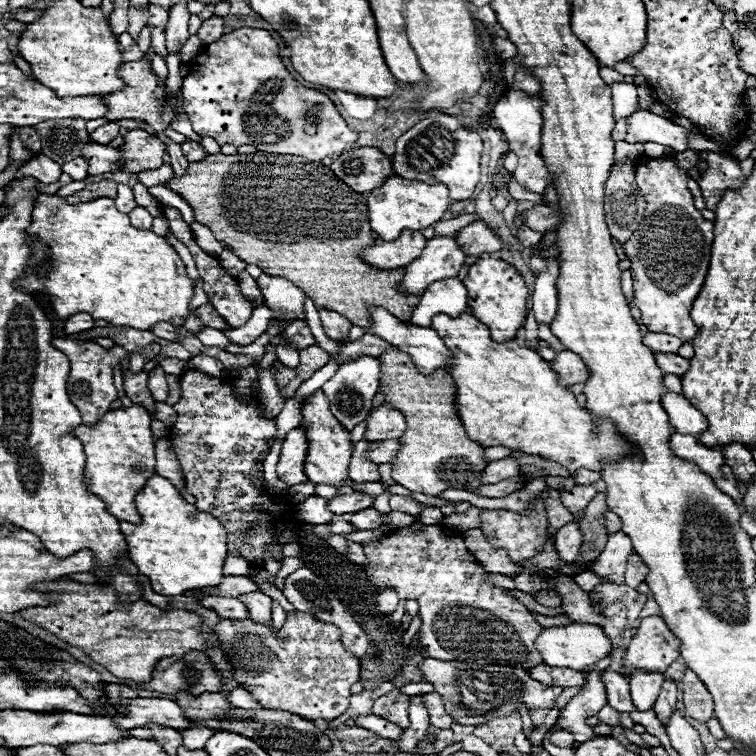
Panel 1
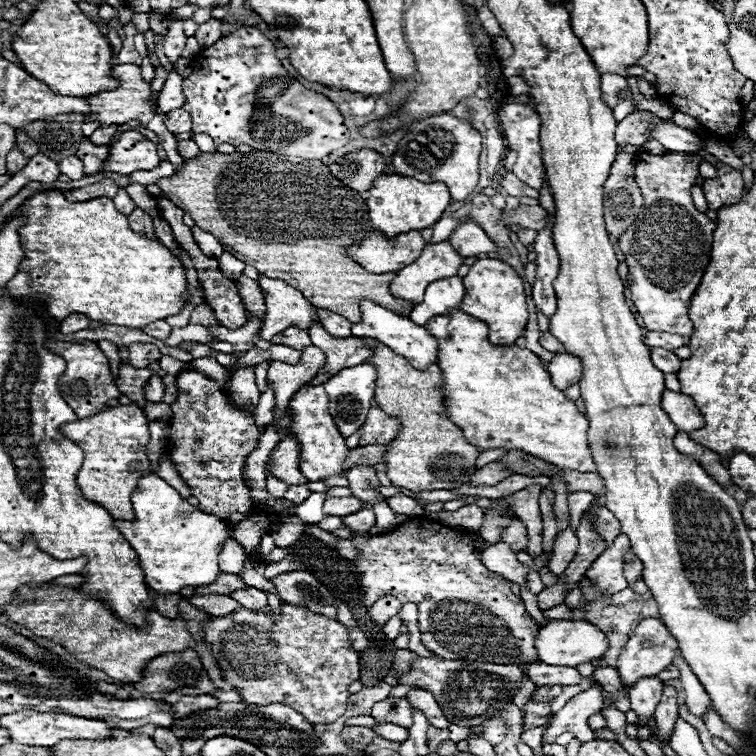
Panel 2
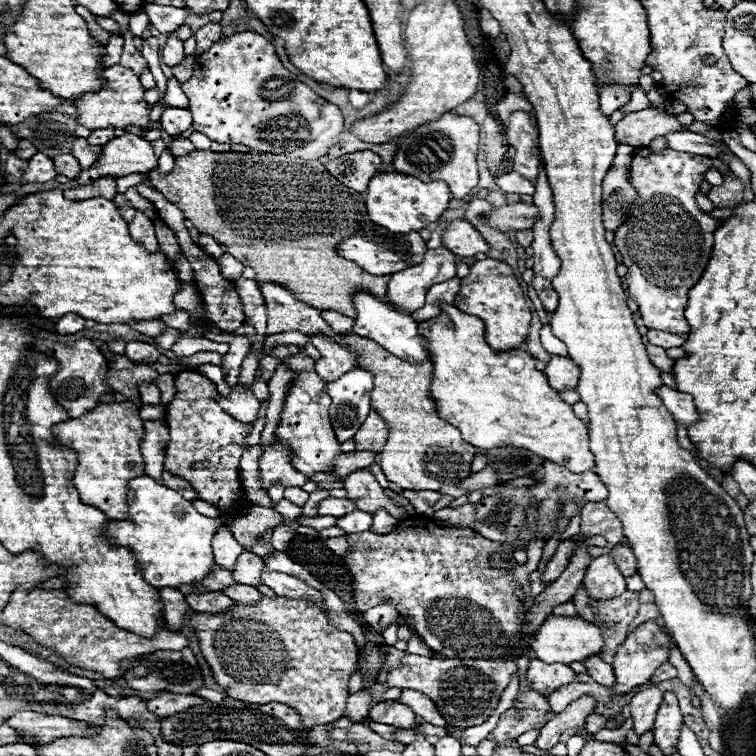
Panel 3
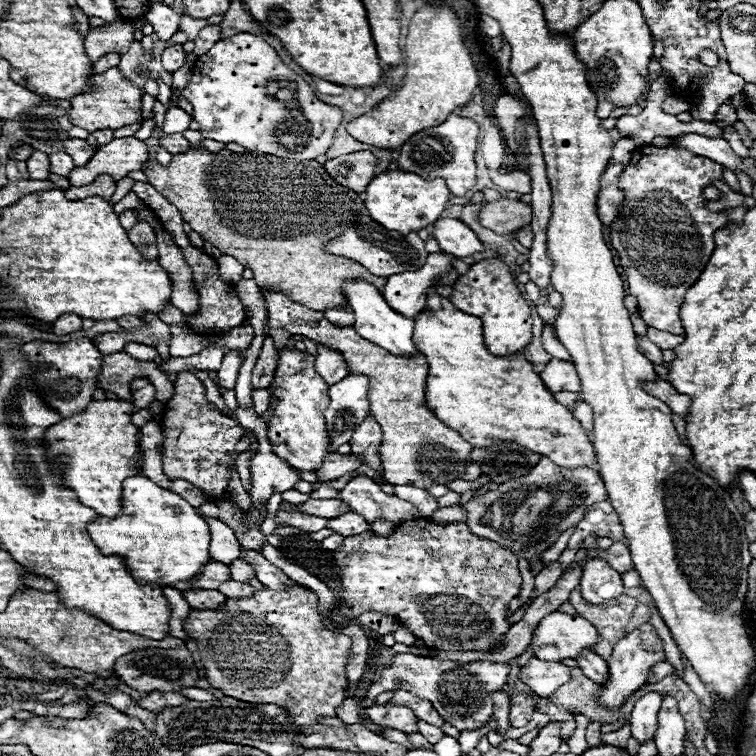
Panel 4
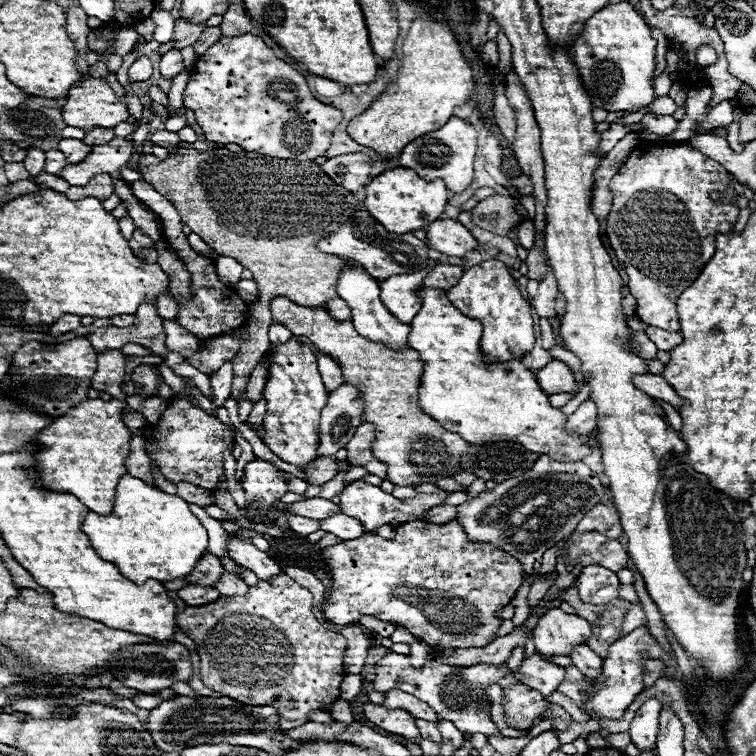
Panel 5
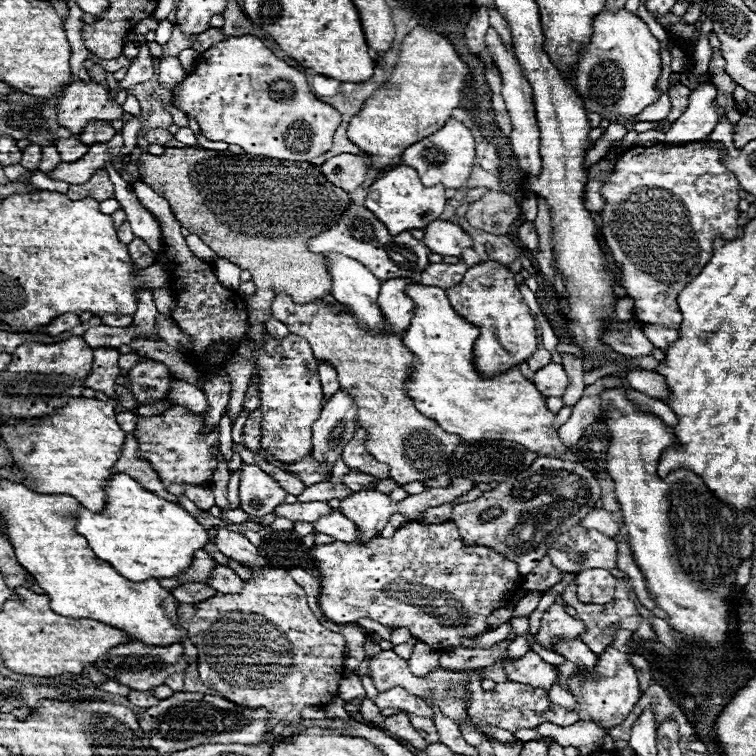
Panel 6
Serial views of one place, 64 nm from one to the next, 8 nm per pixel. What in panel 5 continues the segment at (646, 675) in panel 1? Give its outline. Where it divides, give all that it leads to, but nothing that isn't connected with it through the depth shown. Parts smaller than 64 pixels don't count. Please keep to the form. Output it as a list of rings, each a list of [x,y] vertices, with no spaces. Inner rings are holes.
[[[648,698],[638,710],[630,724],[630,738],[640,750],[648,750],[656,746],[658,734],[658,714],[662,704],[656,698]]]

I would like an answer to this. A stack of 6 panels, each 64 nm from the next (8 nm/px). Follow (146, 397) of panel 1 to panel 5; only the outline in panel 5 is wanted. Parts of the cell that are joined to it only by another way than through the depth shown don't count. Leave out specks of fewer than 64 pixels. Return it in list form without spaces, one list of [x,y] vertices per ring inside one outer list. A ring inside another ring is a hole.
[[[118,350],[100,352],[98,354],[98,370],[92,376],[92,388],[112,394],[118,400],[124,400],[126,394],[122,390],[126,378],[126,356]]]

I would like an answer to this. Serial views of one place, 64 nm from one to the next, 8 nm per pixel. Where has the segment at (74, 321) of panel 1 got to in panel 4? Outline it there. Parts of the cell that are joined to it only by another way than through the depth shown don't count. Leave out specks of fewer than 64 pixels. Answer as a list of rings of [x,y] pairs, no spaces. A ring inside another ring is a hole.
[[[64,314],[54,322],[54,334],[58,334],[58,336],[76,332],[80,328],[82,328],[82,318],[76,314]]]

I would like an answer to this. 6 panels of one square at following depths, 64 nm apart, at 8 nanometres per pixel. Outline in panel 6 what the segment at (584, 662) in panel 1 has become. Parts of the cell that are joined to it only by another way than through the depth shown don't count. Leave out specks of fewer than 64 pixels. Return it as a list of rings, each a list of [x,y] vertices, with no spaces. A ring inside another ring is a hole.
[[[552,604],[542,616],[540,630],[536,632],[536,642],[546,650],[554,650],[556,640],[576,640],[582,634],[584,622],[566,614],[560,604]]]

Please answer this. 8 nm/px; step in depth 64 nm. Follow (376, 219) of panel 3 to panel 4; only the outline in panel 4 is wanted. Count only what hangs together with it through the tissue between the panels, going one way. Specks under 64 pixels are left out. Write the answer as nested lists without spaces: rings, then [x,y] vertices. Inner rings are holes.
[[[388,170],[374,176],[374,180],[368,184],[364,202],[372,220],[382,224],[386,230],[408,234],[408,232],[416,232],[416,230],[422,230],[424,226],[434,224],[442,216],[448,200],[450,200],[450,192],[444,180],[428,182],[428,180],[420,180],[420,176],[412,172]]]

